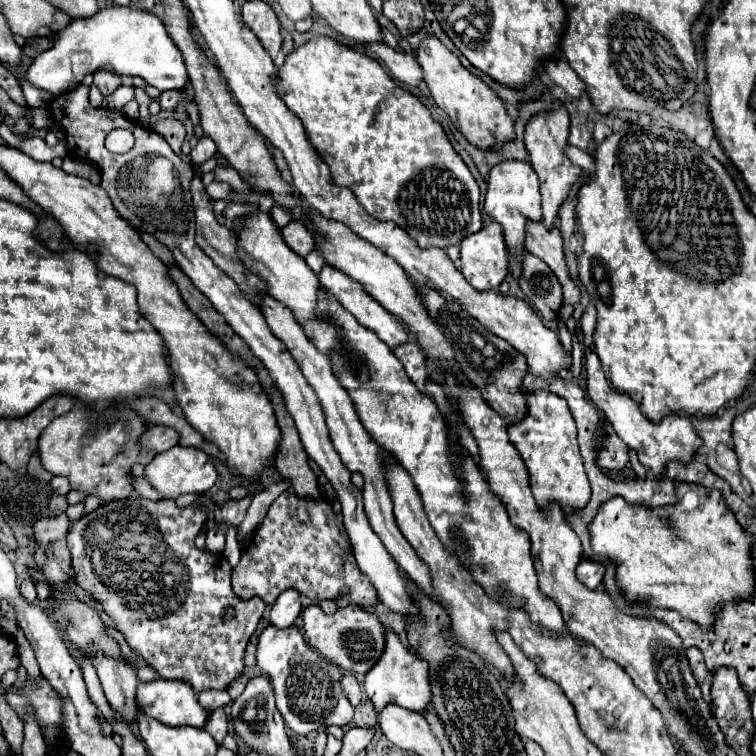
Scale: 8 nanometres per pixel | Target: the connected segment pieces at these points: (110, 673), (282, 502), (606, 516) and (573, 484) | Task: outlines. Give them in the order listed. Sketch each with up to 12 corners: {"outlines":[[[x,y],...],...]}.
{"outlines":[[[104,650],[84,654],[96,668],[106,700],[134,722],[138,676]],[[322,494],[272,502],[232,570],[240,600],[288,588],[380,602]],[[720,492],[590,524],[626,600],[706,630],[754,590],[750,534]],[[526,394],[508,436],[536,504],[566,514],[590,502],[564,398]]]}

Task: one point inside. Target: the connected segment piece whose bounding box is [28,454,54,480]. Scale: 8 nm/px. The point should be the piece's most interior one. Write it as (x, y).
(35, 468)

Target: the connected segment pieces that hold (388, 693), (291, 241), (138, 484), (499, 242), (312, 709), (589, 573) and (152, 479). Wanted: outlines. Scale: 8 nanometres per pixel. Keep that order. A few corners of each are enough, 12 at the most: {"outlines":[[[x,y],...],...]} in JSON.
{"outlines":[[[392,630],[364,676],[374,710],[388,704],[426,714],[432,706],[428,662]],[[302,222],[282,228],[284,242],[298,256],[314,250],[312,232]],[[134,477],[134,494],[152,501],[161,496],[144,478]],[[488,222],[460,244],[460,272],[476,290],[496,290],[510,254]],[[266,626],[256,666],[292,732],[346,726],[342,670],[296,626]],[[582,560],[576,576],[588,588],[598,588],[604,578],[600,562]],[[174,446],[146,466],[164,496],[206,494],[216,482],[212,458]]]}

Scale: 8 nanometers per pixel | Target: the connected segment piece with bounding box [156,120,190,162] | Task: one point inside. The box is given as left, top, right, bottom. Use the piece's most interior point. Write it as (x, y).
(172, 130)

